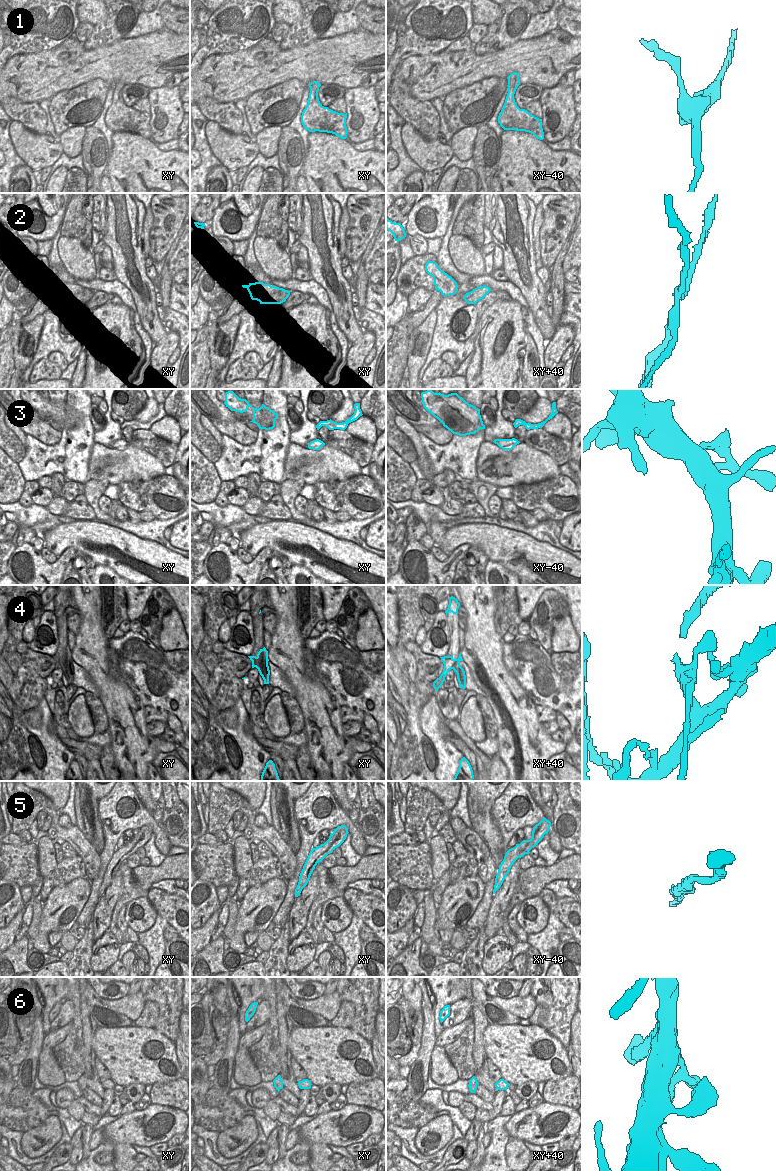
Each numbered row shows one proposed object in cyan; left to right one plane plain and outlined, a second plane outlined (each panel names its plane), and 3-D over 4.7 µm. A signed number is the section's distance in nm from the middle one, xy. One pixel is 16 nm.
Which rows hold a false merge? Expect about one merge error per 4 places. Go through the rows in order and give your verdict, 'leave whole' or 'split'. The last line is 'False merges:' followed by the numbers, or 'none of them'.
1: split
2: split
3: leave whole
4: split
5: leave whole
6: leave whole
False merges: 1, 2, 4

